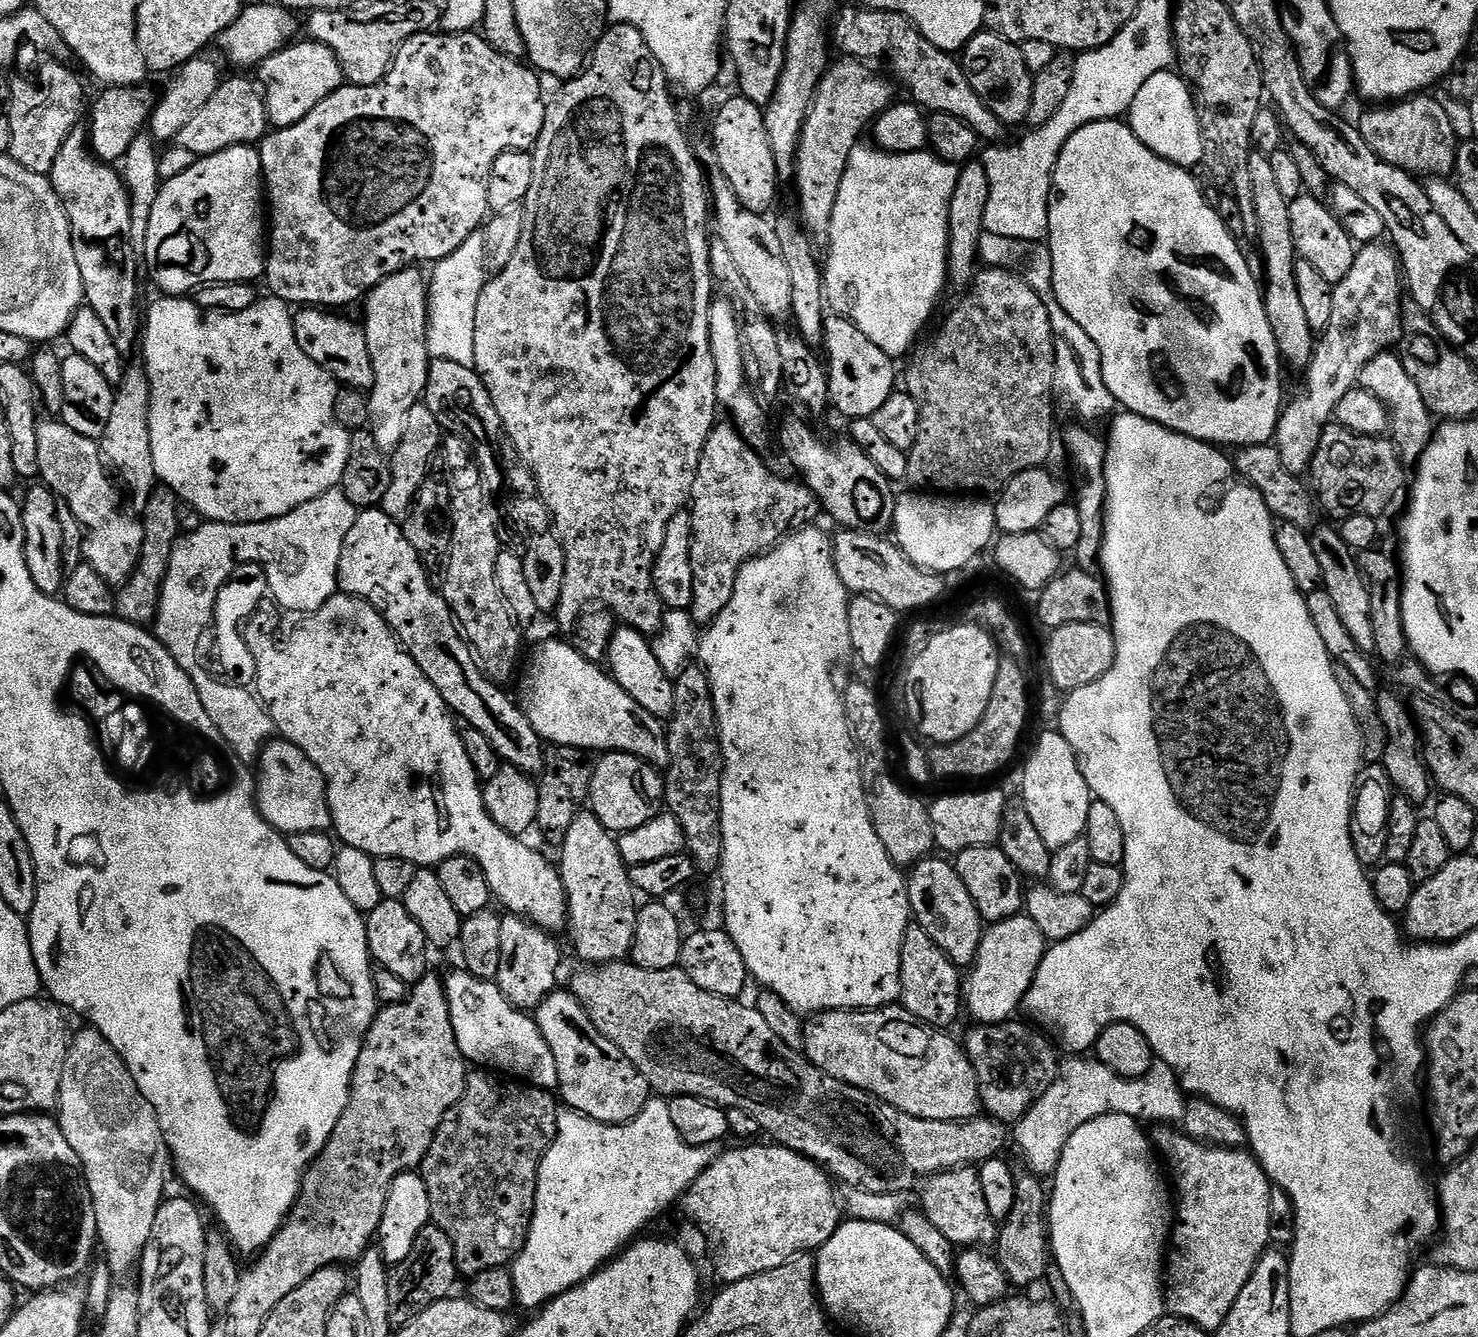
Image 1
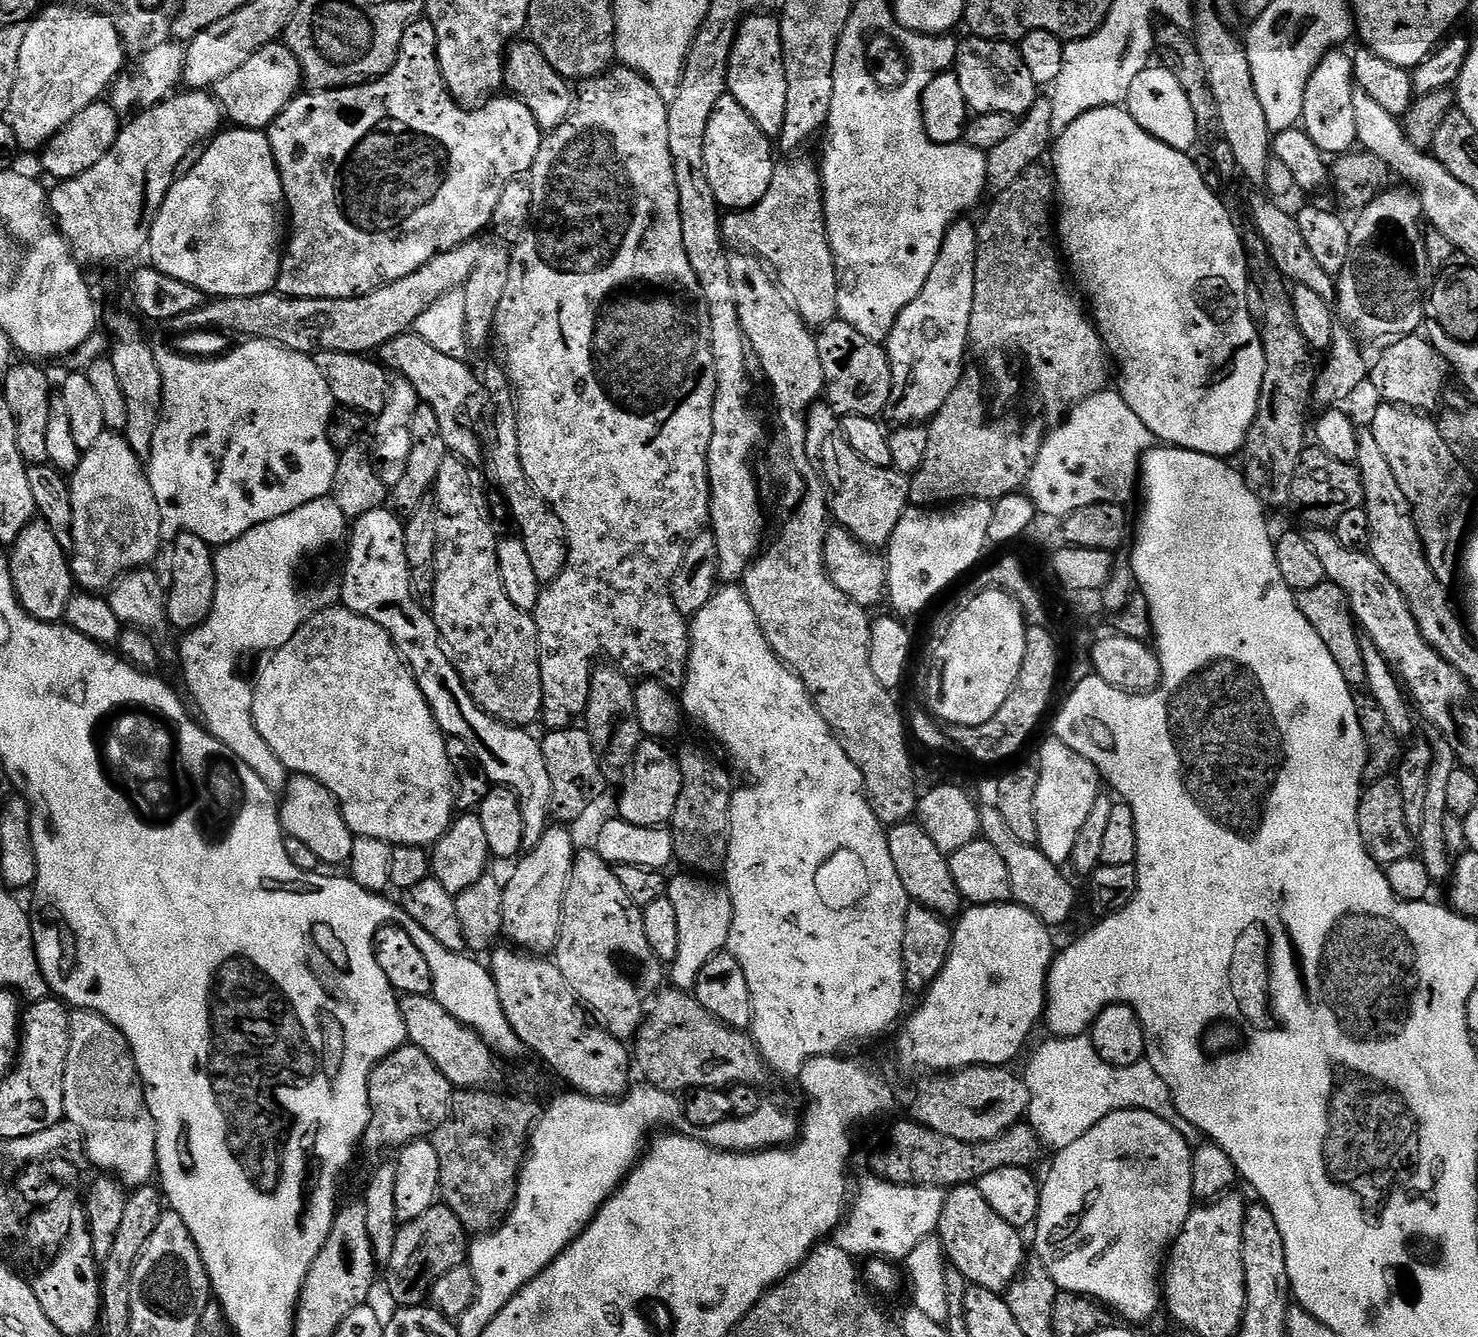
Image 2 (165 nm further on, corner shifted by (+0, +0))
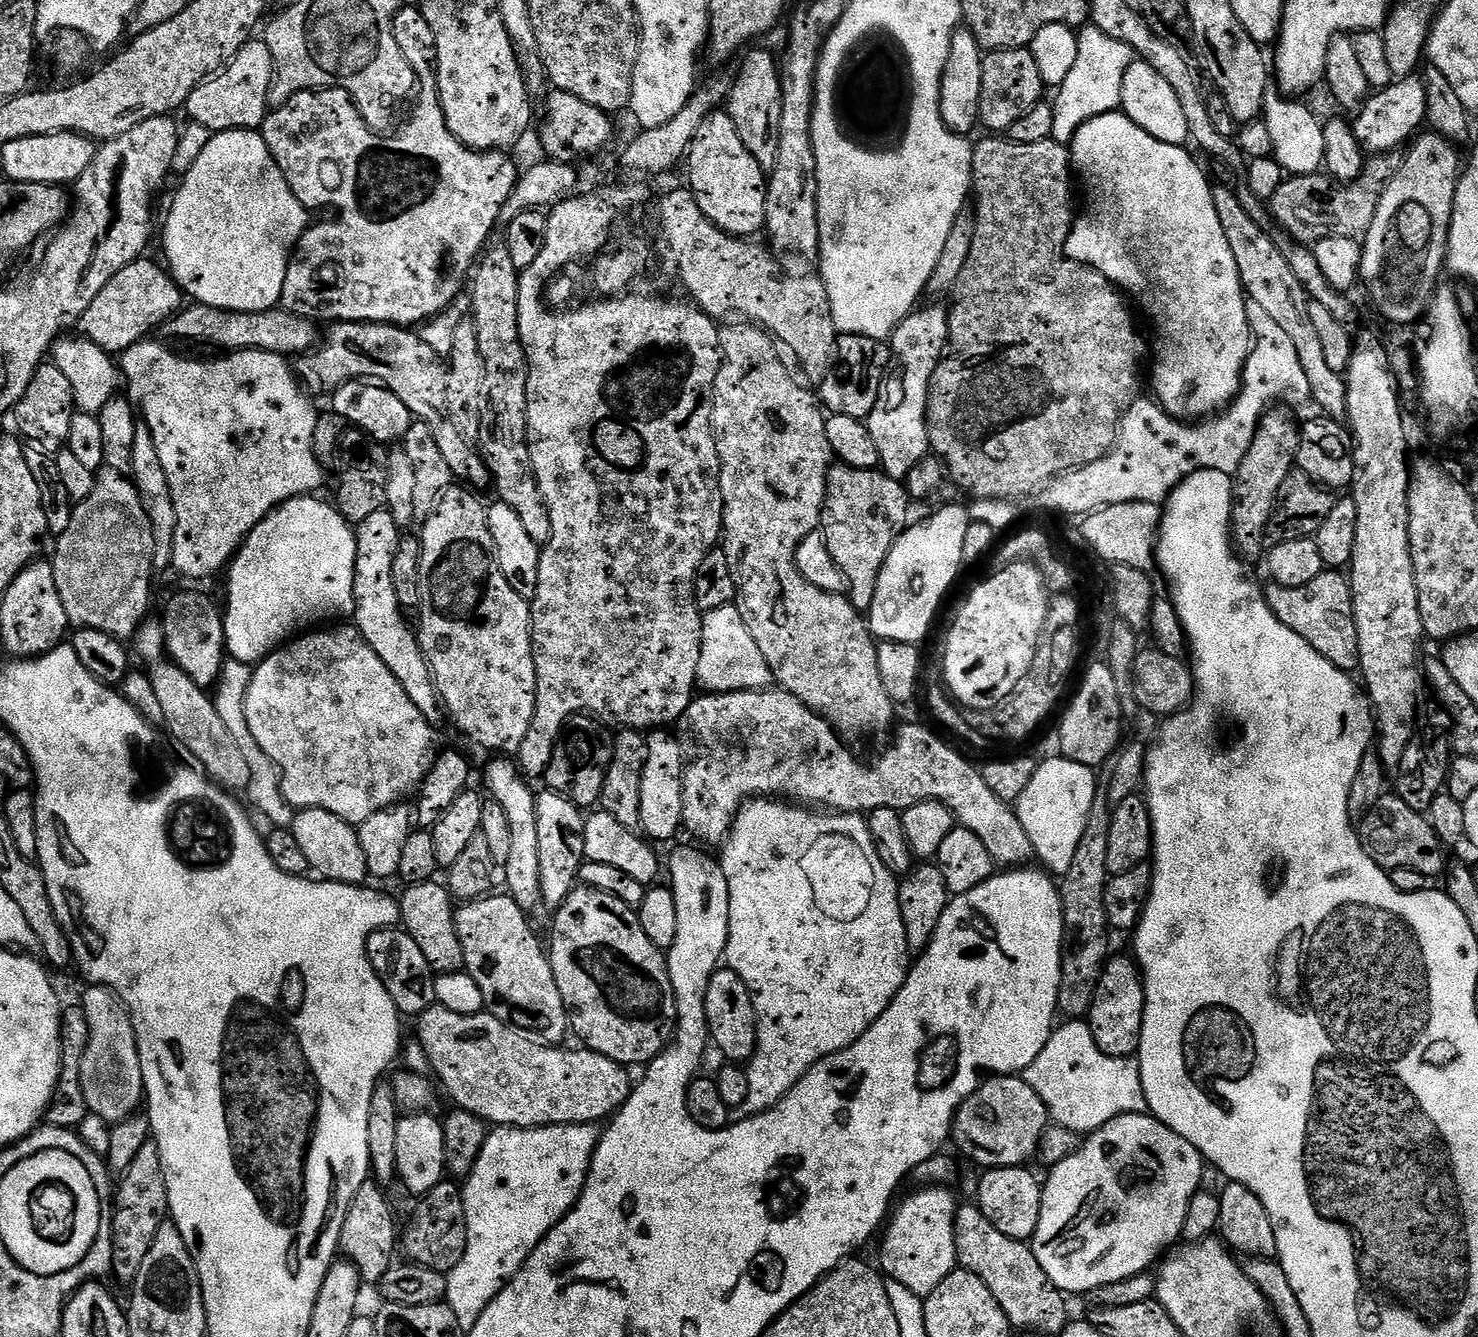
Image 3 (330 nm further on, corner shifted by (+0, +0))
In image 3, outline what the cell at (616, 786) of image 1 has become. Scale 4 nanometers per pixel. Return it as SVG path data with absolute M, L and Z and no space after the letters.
M656 730L647 737L648 757L645 760L644 773L641 776L641 818L640 828L649 841L677 839L676 831L681 831L684 823L682 798L684 797L684 755L680 749L680 741L675 735L664 730Z

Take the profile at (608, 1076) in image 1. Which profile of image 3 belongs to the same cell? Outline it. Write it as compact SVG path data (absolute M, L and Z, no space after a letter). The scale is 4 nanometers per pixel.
M489 894L479 900L469 900L456 908L456 929L458 942L462 942L464 971L482 990L484 1007L494 1018L525 1034L539 1038L543 1043L559 1045L566 1032L566 1013L558 982L554 982L554 970L549 953L540 945L534 929L528 925L529 913L524 912L507 894Z

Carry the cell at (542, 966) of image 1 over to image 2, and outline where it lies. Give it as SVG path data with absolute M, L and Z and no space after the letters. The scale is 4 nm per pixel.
M549 826L542 834L538 846L527 849L515 861L516 869L509 880L503 881L502 922L503 935L509 936L517 949L529 954L555 953L560 937L560 923L564 909L564 895L576 860L577 846L571 831L564 826Z

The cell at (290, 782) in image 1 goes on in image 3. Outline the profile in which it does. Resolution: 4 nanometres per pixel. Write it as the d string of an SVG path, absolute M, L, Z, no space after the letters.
M301 808L293 815L290 831L302 849L302 854L306 854L306 862L313 873L335 884L363 885L369 879L359 831L338 818L338 814L330 814L330 810L321 808Z

